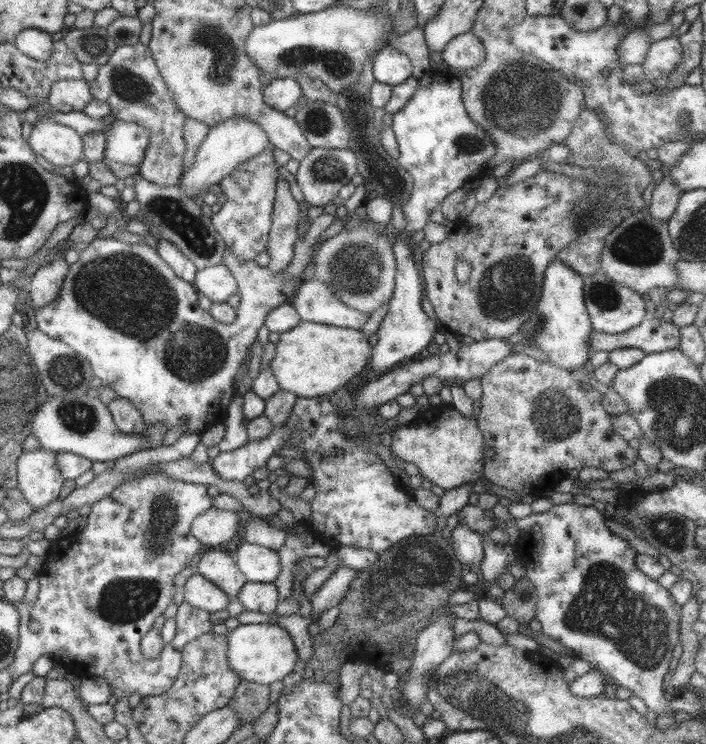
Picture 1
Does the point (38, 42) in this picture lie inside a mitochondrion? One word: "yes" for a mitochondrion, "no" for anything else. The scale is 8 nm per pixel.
no

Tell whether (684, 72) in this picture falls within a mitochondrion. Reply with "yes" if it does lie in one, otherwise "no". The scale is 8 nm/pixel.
no

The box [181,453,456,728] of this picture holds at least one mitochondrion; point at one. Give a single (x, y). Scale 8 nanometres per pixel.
(392, 598)

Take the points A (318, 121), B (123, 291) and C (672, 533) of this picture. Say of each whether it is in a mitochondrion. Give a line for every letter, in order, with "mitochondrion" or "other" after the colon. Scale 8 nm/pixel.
A: mitochondrion
B: mitochondrion
C: mitochondrion

